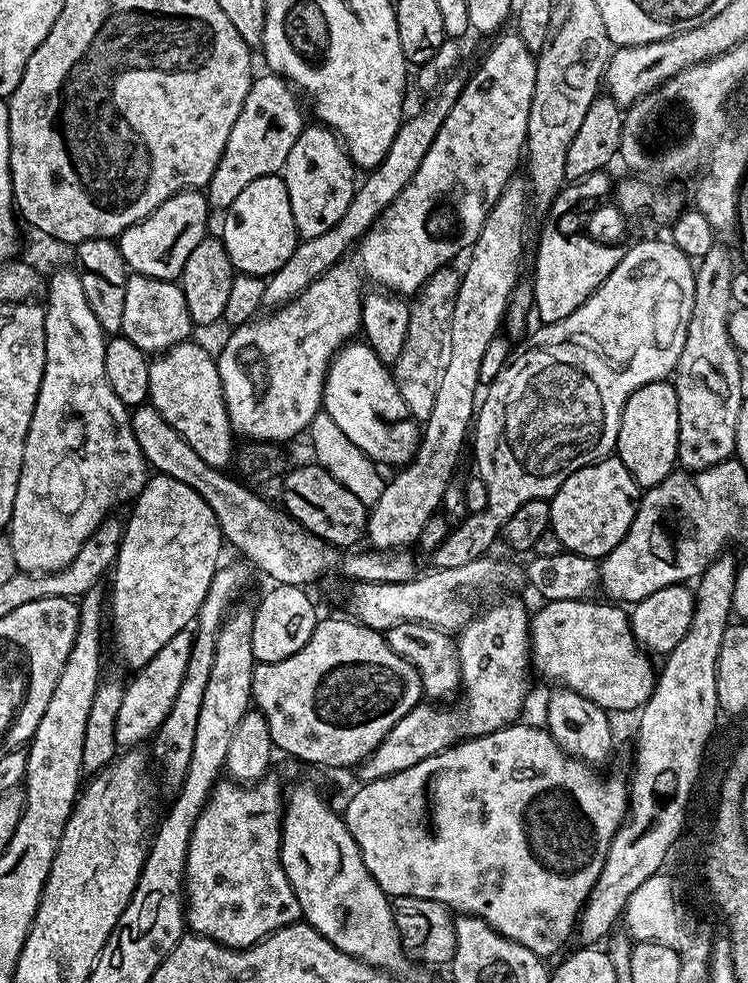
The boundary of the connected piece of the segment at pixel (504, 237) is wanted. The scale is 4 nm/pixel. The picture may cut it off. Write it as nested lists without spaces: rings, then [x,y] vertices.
[[[513,179],[504,187],[496,205],[489,210],[475,244],[471,245],[472,257],[468,260],[468,269],[463,269],[460,278],[450,326],[450,362],[446,362],[446,374],[442,374],[438,394],[434,397],[434,411],[430,413],[430,418],[422,421],[418,450],[397,471],[400,473],[385,483],[382,498],[371,505],[366,540],[372,543],[369,545],[373,549],[404,550],[412,546],[408,544],[415,545],[422,534],[422,526],[437,515],[444,502],[446,486],[457,475],[456,467],[460,464],[464,448],[466,452],[470,429],[478,411],[478,393],[482,388],[478,369],[482,367],[482,354],[486,354],[486,346],[490,346],[492,339],[501,331],[512,292],[522,280],[520,263],[524,260],[528,212],[529,189],[523,179]]]

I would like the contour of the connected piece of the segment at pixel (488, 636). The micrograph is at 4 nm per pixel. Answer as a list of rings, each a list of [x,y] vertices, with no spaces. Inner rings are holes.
[[[504,600],[501,604],[489,603],[479,614],[472,617],[472,621],[461,628],[456,640],[457,658],[460,659],[460,687],[464,701],[461,702],[458,710],[454,708],[446,708],[450,706],[437,706],[432,702],[421,702],[412,707],[402,718],[398,718],[398,722],[394,722],[394,730],[390,730],[390,734],[386,734],[386,738],[382,738],[379,746],[368,755],[368,759],[363,764],[359,765],[360,780],[367,782],[370,780],[380,780],[383,776],[393,776],[402,770],[410,770],[410,766],[418,766],[418,762],[422,762],[431,756],[437,756],[444,749],[452,747],[454,744],[459,744],[462,740],[467,740],[473,736],[485,736],[491,732],[497,732],[500,728],[507,728],[509,724],[517,719],[516,716],[524,708],[524,699],[528,696],[528,672],[530,673],[530,657],[532,655],[532,634],[530,631],[530,612],[529,609],[524,609],[524,604],[520,600]]]

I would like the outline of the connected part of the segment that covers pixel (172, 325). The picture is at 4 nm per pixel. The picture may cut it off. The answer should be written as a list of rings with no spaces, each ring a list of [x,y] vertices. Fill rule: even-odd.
[[[139,274],[129,275],[120,332],[130,342],[134,342],[138,350],[149,354],[169,352],[174,346],[185,343],[192,331],[194,325],[190,310],[186,308],[186,294],[180,289],[179,283]]]

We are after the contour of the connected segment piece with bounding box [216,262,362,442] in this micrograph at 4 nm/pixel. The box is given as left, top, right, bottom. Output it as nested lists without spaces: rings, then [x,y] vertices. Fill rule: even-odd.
[[[349,262],[335,264],[322,278],[310,282],[302,294],[295,296],[289,304],[269,311],[247,324],[238,324],[231,329],[224,349],[216,356],[218,374],[222,378],[222,394],[226,402],[233,433],[240,432],[249,441],[270,440],[285,442],[303,433],[324,402],[324,383],[328,368],[337,352],[361,331],[362,287],[356,268]]]

